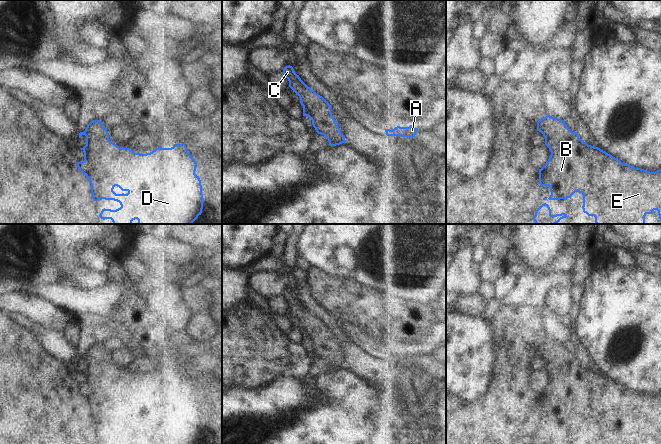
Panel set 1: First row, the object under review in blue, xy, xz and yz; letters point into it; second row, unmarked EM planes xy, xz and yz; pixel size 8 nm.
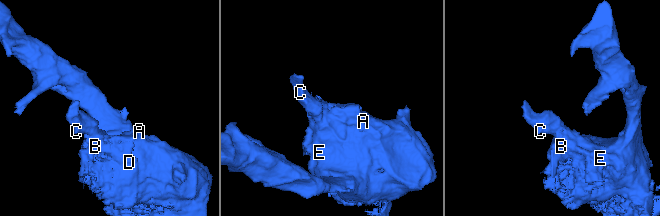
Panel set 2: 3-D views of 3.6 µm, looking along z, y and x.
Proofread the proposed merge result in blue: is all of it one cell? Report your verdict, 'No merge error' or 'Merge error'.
No merge error.

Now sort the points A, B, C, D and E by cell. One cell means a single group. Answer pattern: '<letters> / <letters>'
A B C D E

